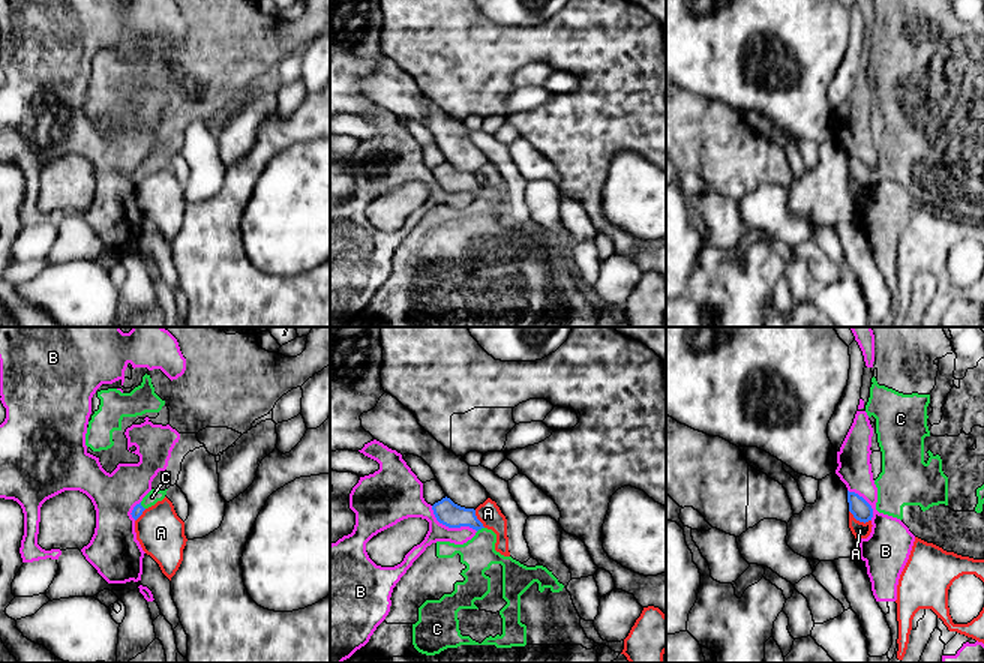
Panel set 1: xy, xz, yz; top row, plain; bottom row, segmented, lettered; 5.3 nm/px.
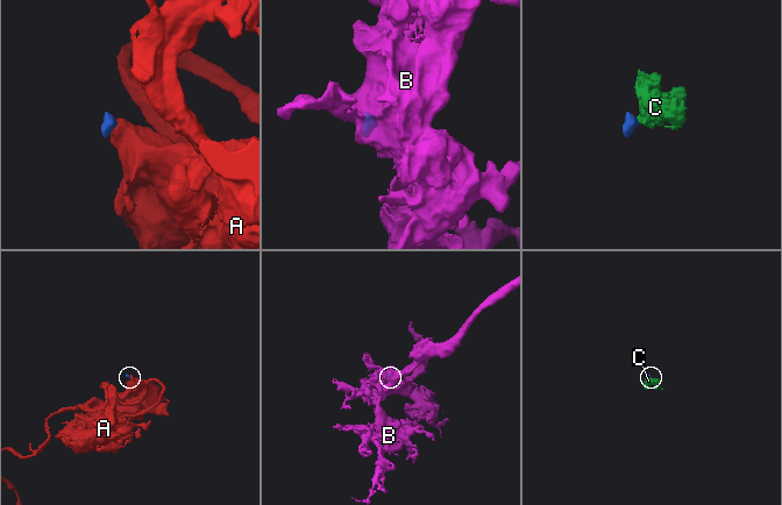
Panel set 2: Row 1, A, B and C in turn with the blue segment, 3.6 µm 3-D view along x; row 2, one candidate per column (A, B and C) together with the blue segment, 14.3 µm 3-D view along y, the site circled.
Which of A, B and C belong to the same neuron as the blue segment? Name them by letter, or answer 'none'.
C

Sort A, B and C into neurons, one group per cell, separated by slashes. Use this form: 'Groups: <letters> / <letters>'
Groups: A / B / C

